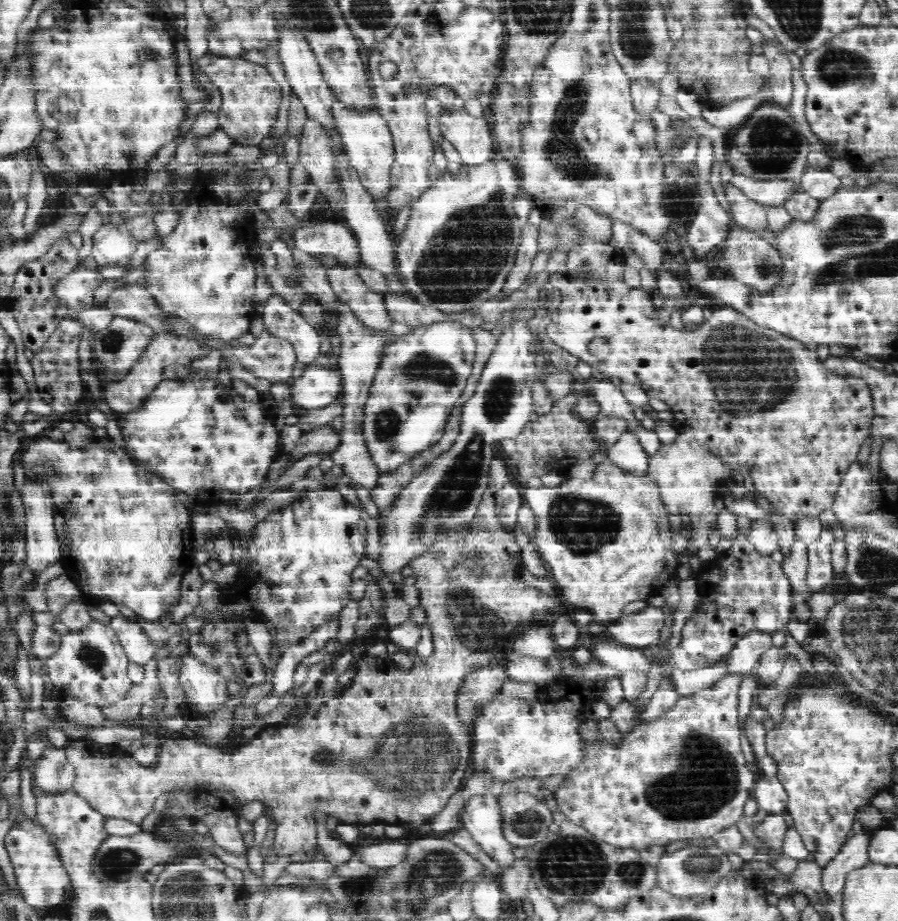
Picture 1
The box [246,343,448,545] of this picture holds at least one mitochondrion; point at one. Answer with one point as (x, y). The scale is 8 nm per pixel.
(386, 423)

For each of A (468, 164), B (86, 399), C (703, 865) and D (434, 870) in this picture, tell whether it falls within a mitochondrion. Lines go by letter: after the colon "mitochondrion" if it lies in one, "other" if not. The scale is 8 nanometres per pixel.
A: other
B: other
C: mitochondrion
D: mitochondrion

